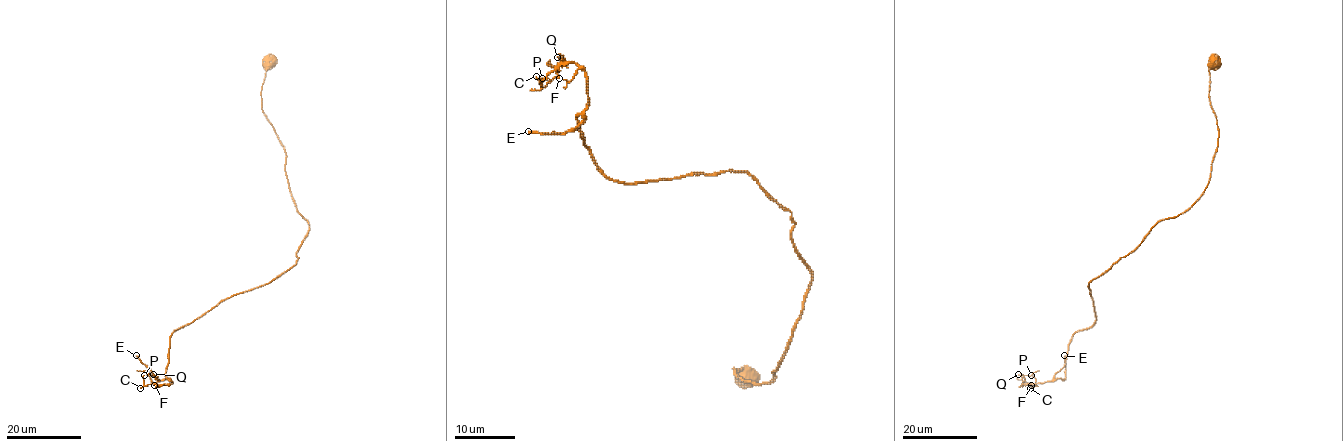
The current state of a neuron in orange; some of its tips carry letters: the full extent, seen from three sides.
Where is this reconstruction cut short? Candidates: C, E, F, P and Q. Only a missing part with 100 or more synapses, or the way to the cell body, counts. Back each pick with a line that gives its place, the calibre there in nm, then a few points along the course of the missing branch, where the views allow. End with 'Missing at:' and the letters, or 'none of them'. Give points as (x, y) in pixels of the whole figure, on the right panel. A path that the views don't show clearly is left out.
E: (1064, 355) | 280 nm | (1064, 355), (1057, 327), (1030, 283), (1016, 270), (1009, 285), (973, 309), (978, 336), (992, 341)
Missing at: E

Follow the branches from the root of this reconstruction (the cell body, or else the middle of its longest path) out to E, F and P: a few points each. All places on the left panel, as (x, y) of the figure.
E: (267, 63), (261, 107), (308, 224), (298, 259), (177, 329), (169, 379), (136, 355)
F: (267, 63), (261, 107), (283, 147), (308, 235), (280, 276), (177, 329), (165, 372), (172, 382), (154, 385)
P: (267, 63), (261, 107), (308, 224), (298, 259), (177, 329), (171, 383), (145, 385), (144, 375)

